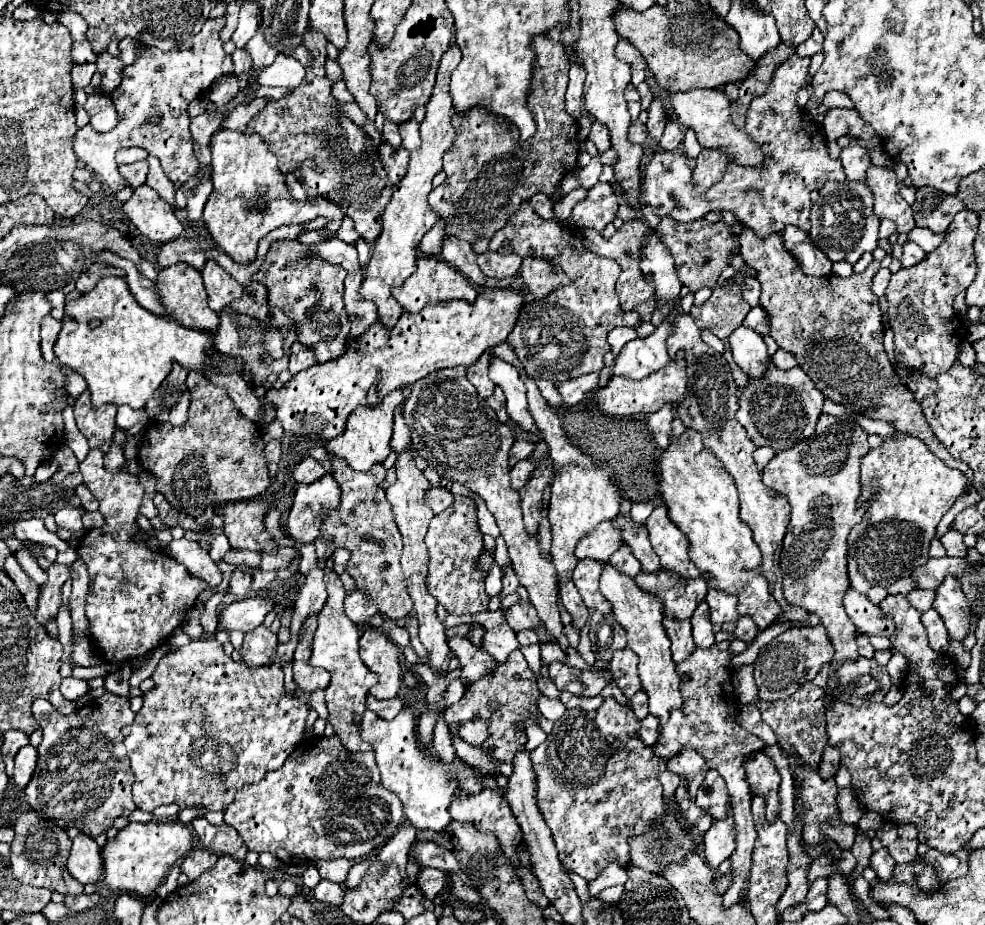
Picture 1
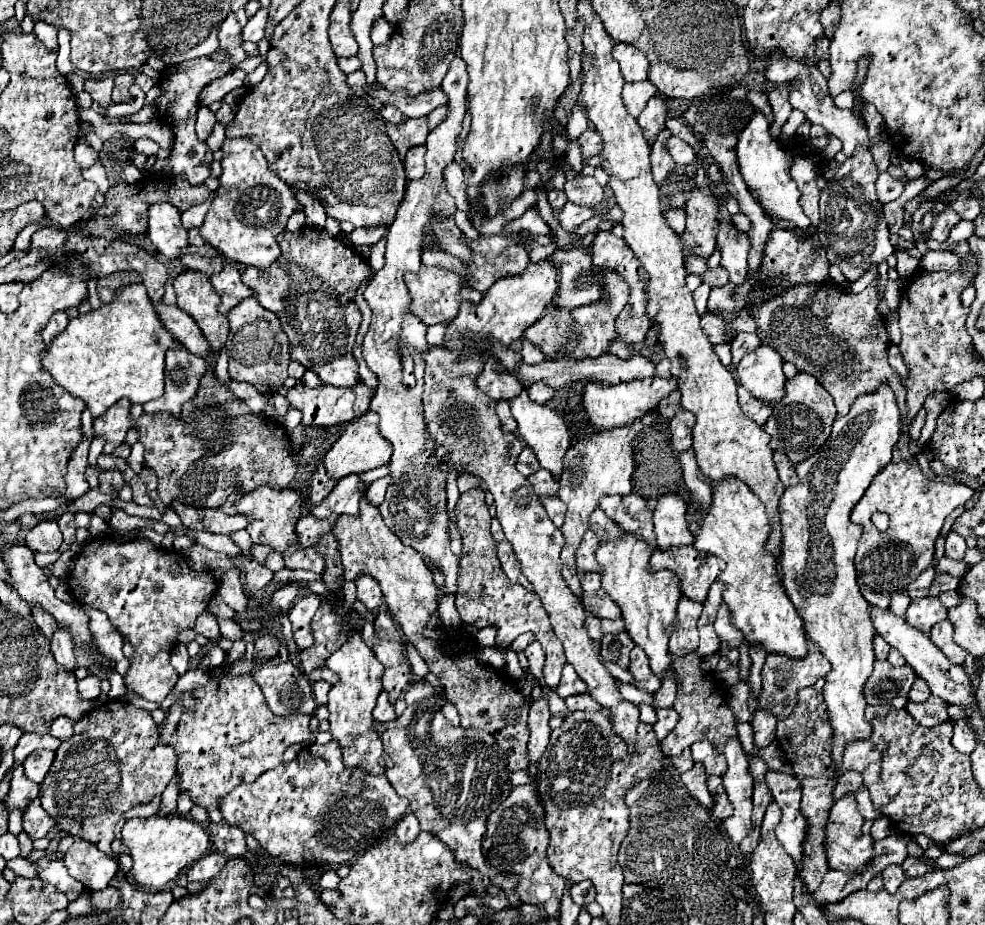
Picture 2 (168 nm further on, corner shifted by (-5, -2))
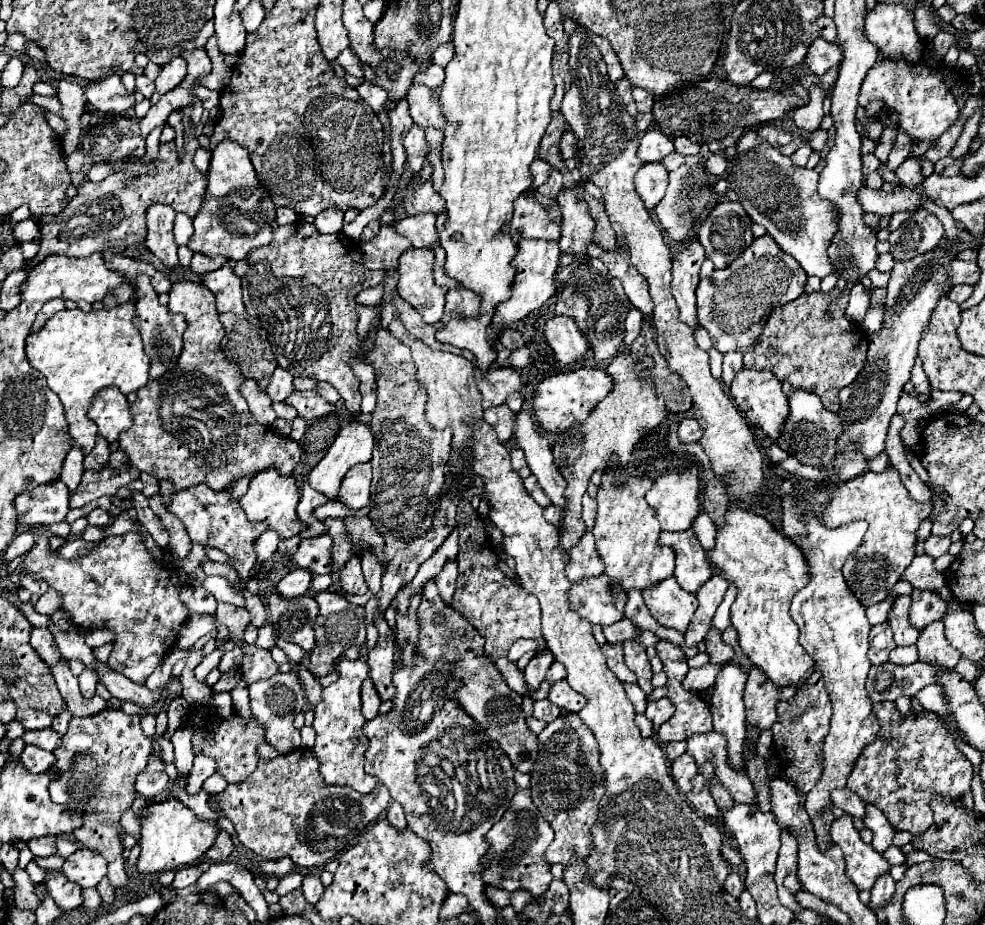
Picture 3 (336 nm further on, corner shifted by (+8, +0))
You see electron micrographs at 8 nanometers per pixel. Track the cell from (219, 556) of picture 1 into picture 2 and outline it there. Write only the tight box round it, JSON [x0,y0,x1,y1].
[219,569,247,613]

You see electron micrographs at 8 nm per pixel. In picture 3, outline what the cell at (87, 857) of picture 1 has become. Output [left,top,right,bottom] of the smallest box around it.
[62,849,106,889]

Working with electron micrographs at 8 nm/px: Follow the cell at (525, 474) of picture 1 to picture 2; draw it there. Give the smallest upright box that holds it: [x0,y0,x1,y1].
[527,469,559,495]

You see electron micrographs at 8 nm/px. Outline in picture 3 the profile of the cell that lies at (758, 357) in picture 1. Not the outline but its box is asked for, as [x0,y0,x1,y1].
[730,369,788,441]

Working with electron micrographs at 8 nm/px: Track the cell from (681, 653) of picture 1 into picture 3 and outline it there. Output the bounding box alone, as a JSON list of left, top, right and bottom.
[642,577,696,633]

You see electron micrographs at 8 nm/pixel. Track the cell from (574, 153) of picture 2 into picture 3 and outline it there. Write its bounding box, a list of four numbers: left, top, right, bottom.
[538,167,562,197]

